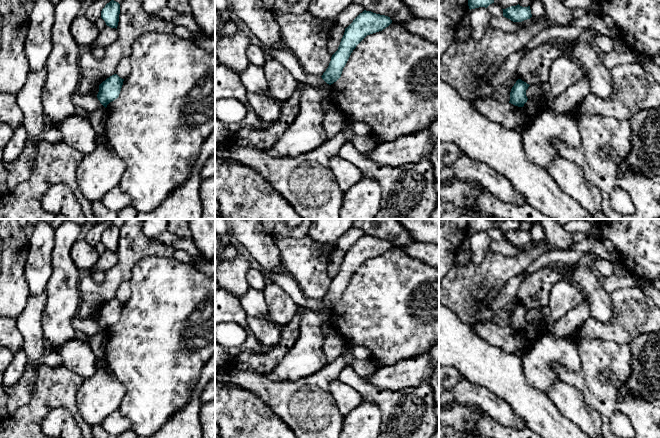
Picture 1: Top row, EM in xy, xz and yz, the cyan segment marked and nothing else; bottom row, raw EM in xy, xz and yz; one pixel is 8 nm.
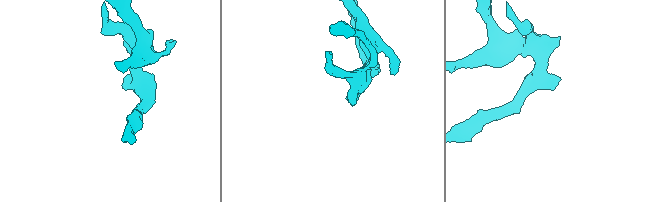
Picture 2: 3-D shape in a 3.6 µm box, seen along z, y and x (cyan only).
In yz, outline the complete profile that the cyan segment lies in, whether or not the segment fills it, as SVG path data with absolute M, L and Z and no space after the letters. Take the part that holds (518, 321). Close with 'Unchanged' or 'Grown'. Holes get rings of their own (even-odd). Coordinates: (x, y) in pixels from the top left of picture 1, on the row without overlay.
M518 303L511 313L509 327L518 331L523 331L528 324L526 314L529 310L530 309L526 306Z. Unchanged

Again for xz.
M364 234L345 252L338 274L332 279L328 292L321 300L329 309L342 298L351 277L367 260L382 255L392 247L390 241Z. Unchanged

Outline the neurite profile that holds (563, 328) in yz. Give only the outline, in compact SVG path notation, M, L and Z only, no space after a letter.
M587 299L570 310L564 317L549 326L549 332L557 338L570 338L579 326L591 317Z

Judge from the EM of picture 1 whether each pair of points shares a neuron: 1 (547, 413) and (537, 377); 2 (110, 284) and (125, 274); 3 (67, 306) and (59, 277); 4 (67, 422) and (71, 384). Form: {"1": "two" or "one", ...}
{"1": "two", "2": "one", "3": "one", "4": "two"}

